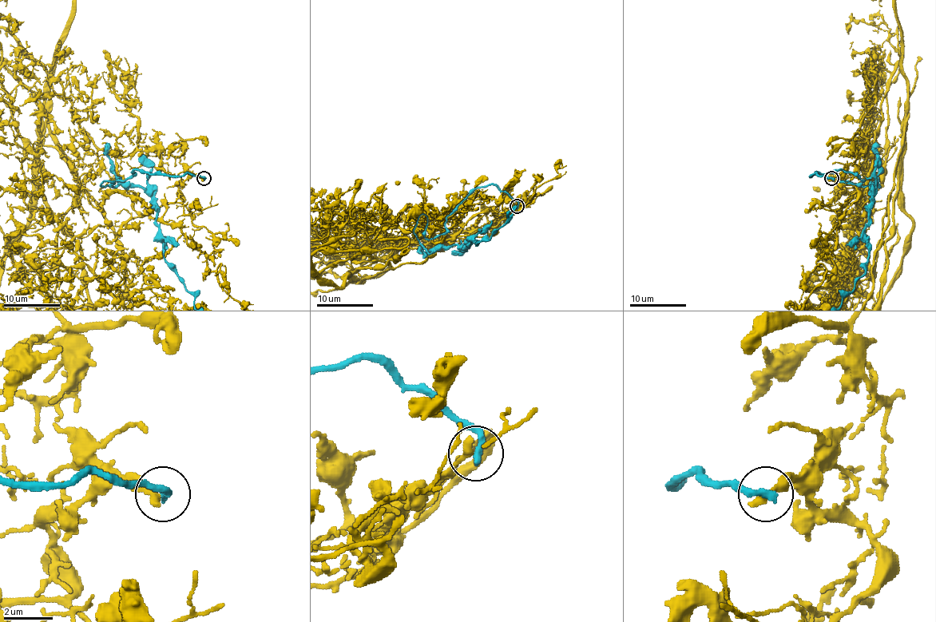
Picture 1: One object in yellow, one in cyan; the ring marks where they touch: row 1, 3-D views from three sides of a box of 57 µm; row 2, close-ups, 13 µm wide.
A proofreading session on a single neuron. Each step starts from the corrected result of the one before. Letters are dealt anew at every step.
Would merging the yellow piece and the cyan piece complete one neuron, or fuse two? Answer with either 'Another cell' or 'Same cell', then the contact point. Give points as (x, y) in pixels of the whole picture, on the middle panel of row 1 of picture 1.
Another cell. Place: (517, 206)

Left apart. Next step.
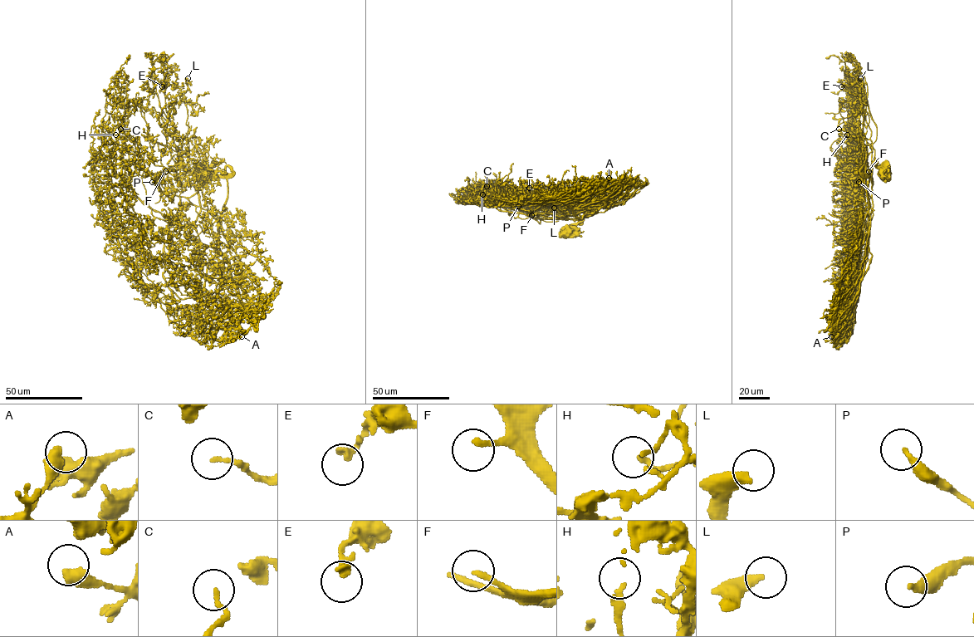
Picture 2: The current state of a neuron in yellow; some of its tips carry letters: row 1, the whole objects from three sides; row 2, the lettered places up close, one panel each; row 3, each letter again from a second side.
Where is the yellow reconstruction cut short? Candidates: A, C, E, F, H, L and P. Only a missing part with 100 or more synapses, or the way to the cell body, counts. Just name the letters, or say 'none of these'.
F, L, P

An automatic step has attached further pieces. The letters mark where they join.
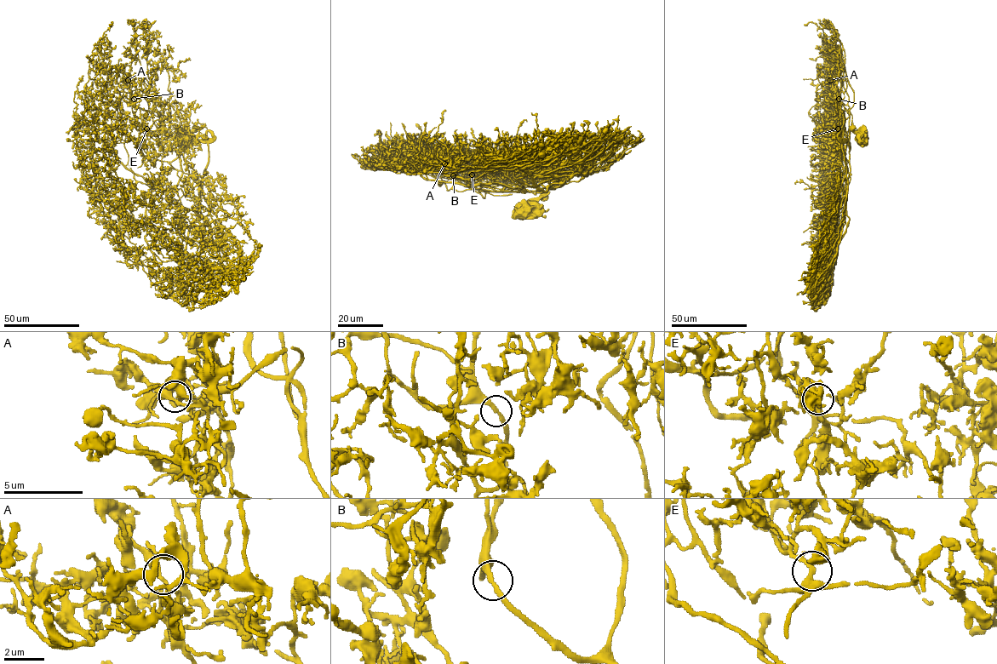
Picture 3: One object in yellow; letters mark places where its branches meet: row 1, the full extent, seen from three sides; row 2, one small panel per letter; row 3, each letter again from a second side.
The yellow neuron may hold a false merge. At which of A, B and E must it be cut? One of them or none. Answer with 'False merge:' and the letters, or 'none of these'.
False merge: none of these

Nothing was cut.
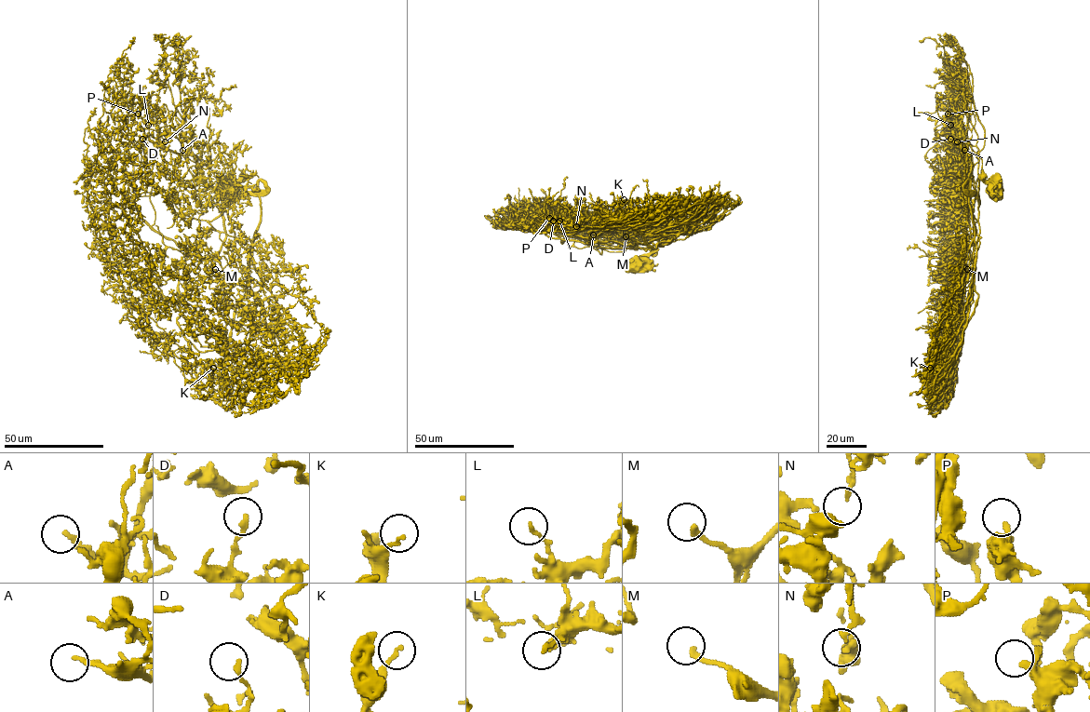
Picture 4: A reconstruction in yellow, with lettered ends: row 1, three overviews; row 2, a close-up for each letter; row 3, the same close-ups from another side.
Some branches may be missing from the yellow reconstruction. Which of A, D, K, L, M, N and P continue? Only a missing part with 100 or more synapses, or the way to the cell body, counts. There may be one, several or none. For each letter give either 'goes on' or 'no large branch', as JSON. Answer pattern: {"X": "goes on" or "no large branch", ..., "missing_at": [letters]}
{"A": "goes on", "D": "no large branch", "K": "no large branch", "L": "no large branch", "M": "goes on", "N": "no large branch", "P": "no large branch", "missing_at": ["A", "M"]}

